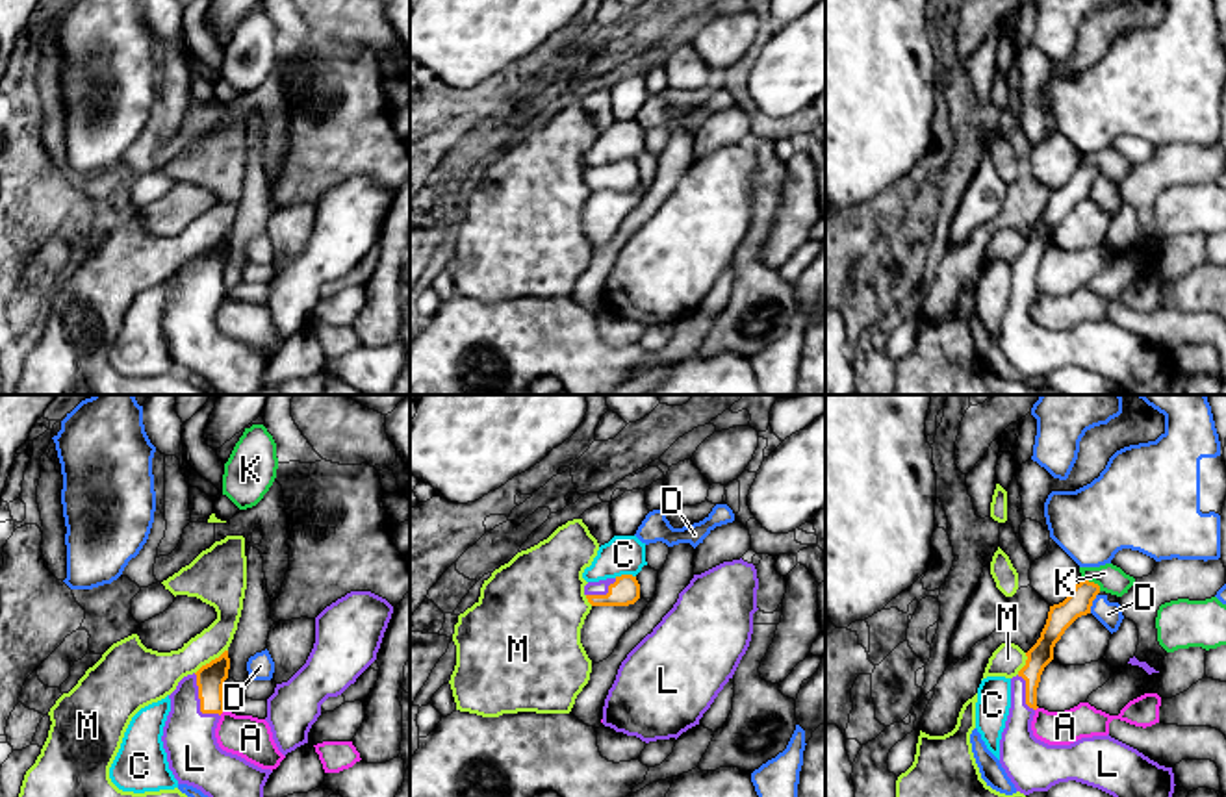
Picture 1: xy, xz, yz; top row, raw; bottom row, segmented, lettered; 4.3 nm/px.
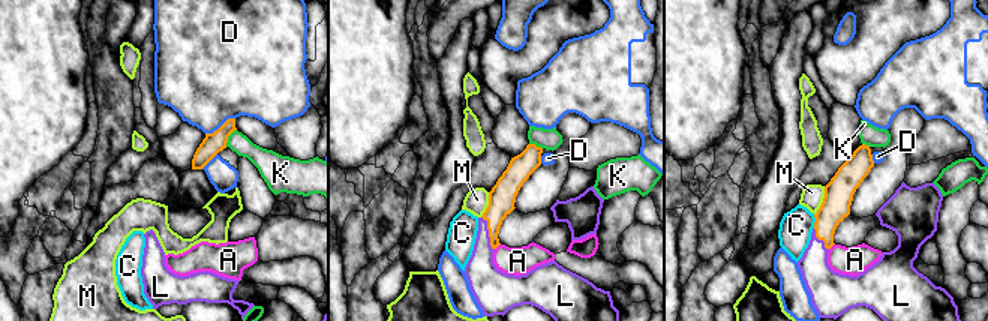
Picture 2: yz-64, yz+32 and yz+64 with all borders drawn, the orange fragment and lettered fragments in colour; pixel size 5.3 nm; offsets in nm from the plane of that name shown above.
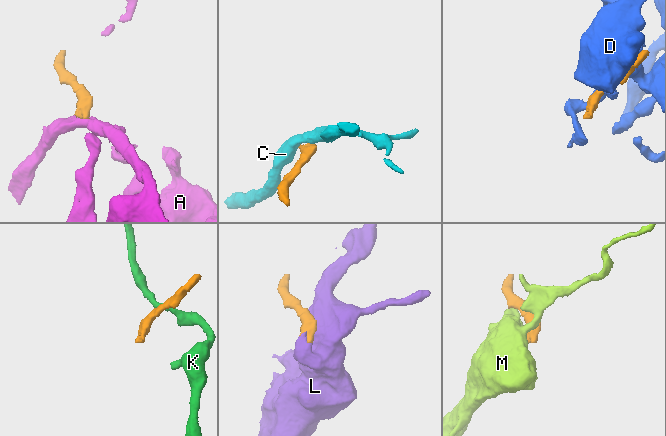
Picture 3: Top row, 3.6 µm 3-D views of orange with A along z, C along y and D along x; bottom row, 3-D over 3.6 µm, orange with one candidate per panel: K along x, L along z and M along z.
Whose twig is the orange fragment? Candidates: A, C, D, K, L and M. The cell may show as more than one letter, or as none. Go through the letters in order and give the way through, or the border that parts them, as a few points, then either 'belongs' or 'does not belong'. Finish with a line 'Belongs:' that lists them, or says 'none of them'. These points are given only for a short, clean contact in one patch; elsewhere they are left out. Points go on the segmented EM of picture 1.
A: border along xy (223, 710), (219, 714); does not belong
C: border along xz (635, 575), (614, 577); does not belong
D: does not belong
K: border along yz (1082, 579), (1093, 581), (1100, 590); does not belong
L: runs through xy (210, 679), (201, 701), (195, 759); belongs
M: border along xy (227, 649), (195, 673); does not belong
Belongs: L

